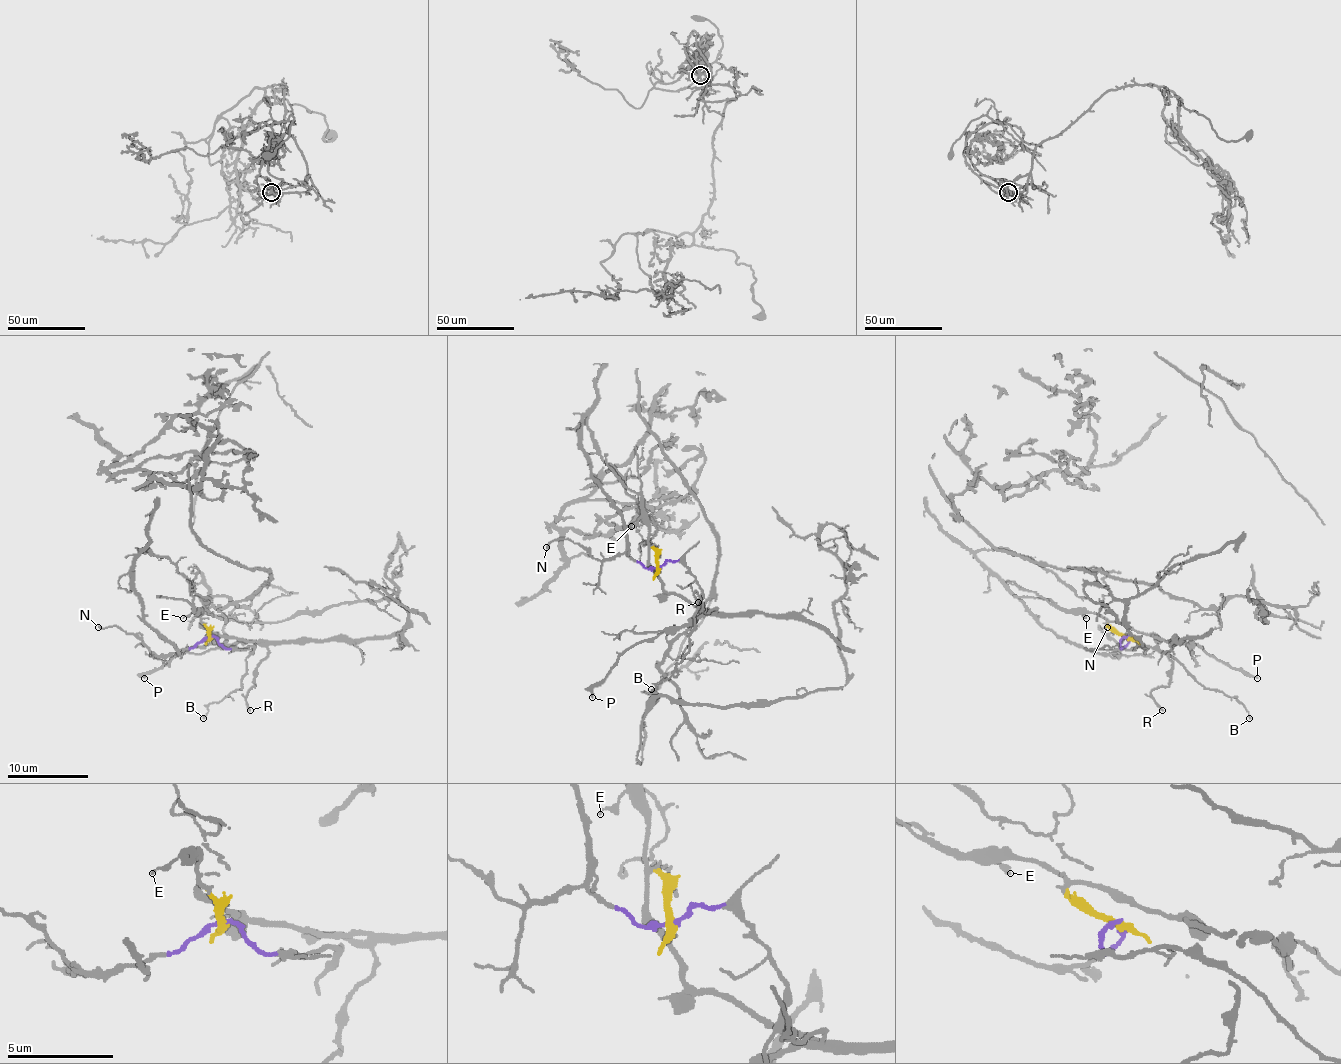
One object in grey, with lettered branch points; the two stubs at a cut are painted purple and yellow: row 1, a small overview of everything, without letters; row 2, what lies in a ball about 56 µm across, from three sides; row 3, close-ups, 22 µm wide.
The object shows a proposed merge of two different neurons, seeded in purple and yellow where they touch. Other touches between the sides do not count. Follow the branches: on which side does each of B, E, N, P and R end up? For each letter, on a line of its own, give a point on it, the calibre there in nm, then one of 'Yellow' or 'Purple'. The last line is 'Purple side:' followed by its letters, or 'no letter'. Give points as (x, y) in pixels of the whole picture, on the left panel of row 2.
B: Place: (203, 718). Thickness 120 nm. Purple
E: Place: (183, 618). Thickness 150 nm. Yellow
N: Place: (98, 627). Thickness 150 nm. Purple
P: Place: (144, 678). Thickness 140 nm. Yellow
R: Place: (250, 710). Thickness 170 nm. Yellow
Purple side: B, N

